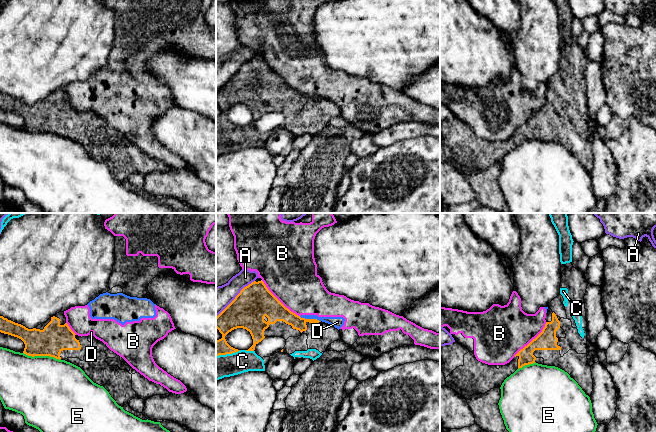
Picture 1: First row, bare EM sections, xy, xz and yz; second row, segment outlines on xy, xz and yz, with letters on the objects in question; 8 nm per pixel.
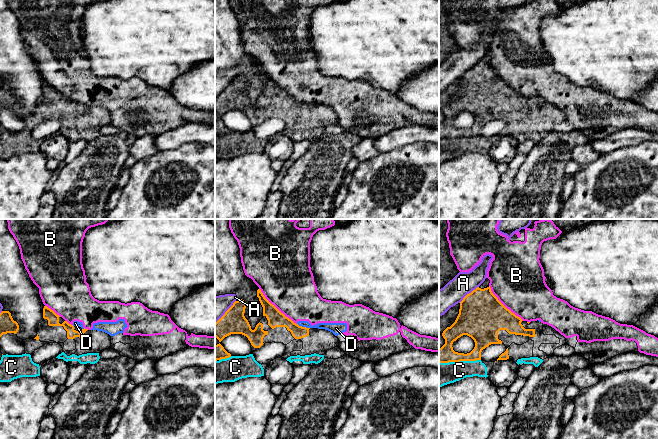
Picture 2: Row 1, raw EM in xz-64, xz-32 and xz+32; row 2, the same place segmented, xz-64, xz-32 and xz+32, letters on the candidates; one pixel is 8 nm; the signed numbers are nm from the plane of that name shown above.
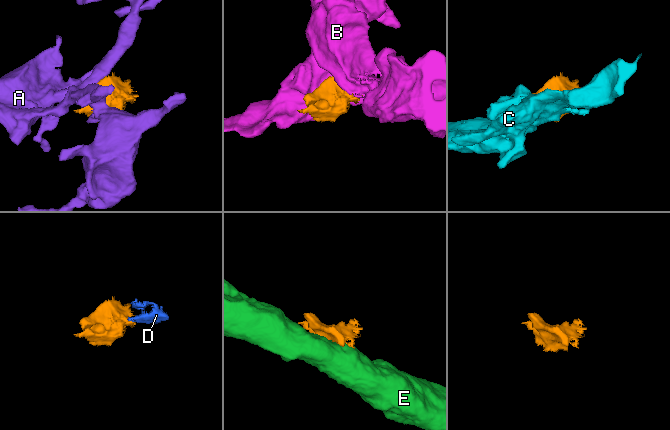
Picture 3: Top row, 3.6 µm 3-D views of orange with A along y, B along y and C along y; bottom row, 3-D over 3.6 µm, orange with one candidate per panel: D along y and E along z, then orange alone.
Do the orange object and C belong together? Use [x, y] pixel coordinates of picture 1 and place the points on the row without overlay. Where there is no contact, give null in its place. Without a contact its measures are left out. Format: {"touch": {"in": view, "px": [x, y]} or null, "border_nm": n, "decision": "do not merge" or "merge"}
{"touch": {"in": "xz", "px": [249, 126]}, "border_nm": 70, "decision": "merge"}

